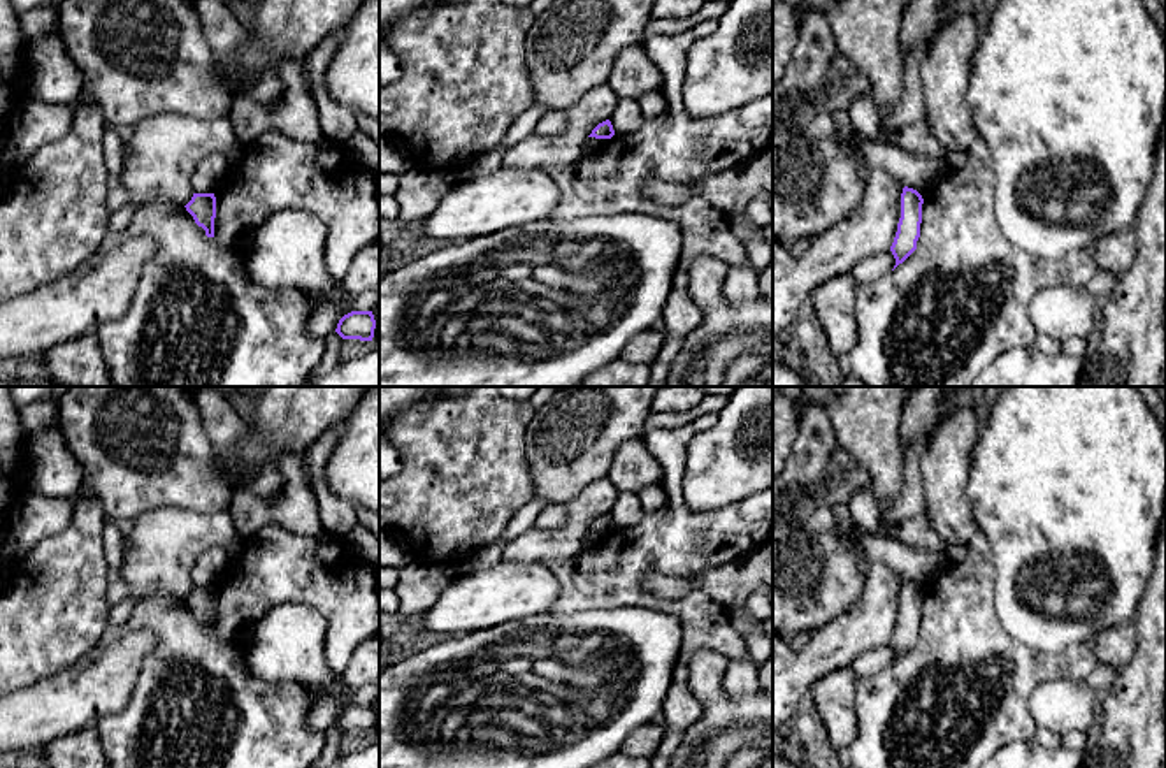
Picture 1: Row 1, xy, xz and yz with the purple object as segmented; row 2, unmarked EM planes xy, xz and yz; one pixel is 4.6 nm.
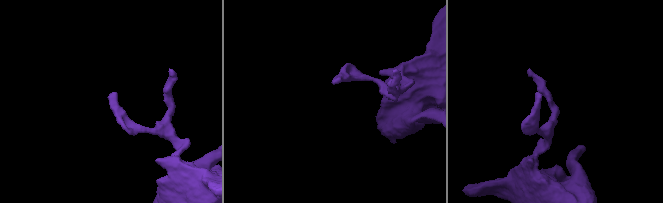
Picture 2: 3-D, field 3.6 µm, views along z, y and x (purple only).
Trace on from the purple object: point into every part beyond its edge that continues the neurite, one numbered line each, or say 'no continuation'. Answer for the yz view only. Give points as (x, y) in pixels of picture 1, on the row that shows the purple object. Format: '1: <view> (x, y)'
no continuation

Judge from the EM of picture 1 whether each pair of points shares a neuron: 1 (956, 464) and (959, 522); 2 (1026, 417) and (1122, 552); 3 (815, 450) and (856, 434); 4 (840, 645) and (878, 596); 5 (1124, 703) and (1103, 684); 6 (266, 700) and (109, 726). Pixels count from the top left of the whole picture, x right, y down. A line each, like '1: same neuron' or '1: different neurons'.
1: same neuron
2: same neuron
3: different neurons
4: same neuron
5: different neurons
6: same neuron

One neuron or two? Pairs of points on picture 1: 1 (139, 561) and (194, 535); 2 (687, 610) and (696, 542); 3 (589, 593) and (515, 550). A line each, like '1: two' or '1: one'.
1: one
2: one
3: two

